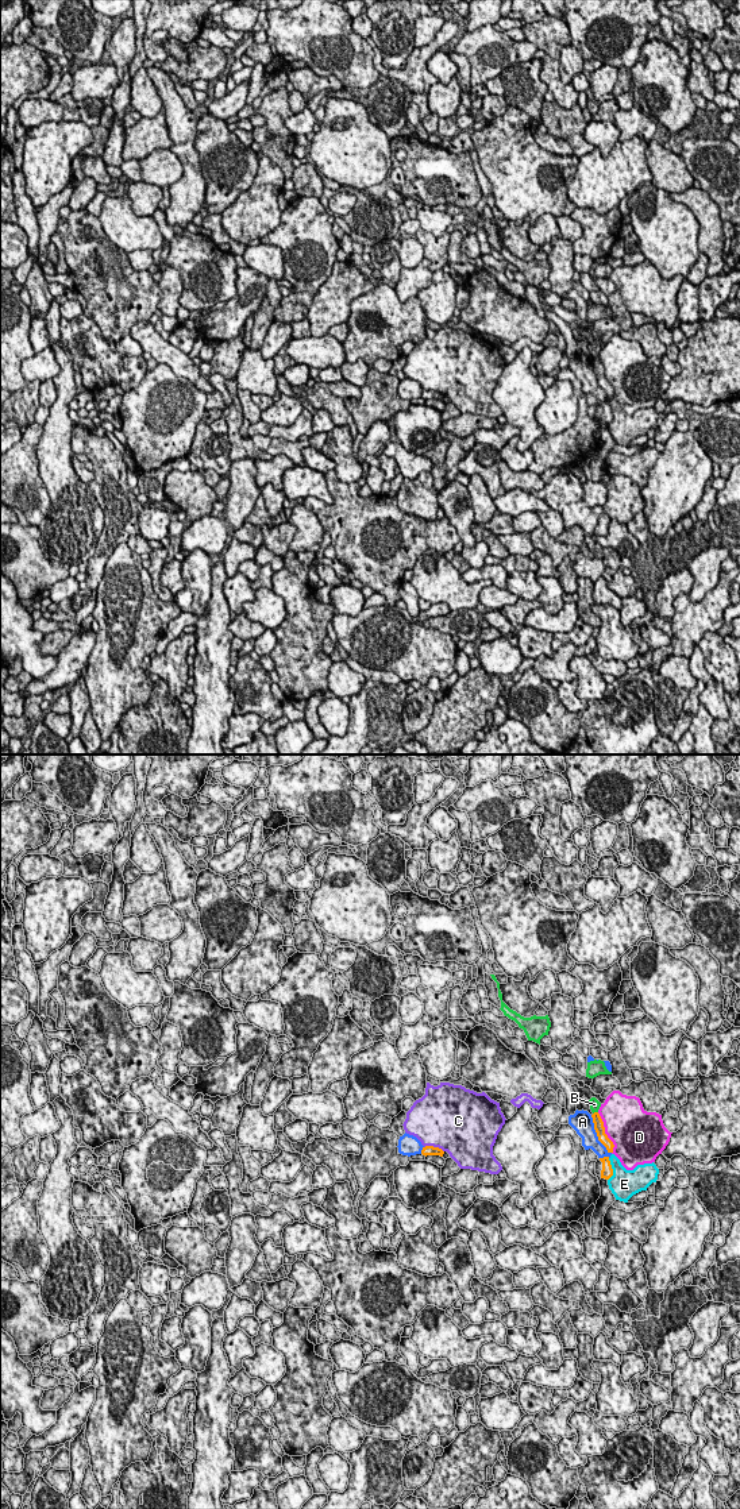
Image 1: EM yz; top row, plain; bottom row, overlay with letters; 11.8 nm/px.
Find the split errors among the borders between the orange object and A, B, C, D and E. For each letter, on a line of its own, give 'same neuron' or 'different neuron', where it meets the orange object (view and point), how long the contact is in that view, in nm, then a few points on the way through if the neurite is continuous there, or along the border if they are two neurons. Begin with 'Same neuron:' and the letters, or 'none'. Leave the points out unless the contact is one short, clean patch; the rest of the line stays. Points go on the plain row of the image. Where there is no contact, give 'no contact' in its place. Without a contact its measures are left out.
Same neuron: none
A: different neuron; contact yz (597, 378); length 500 nm
B: different neuron; contact yz (594, 357); length 70 nm; border yz (597, 355), (593, 358)
C: different neuron; contact yz (432, 390); length 240 nm
D: different neuron; contact yz (604, 377); length 550 nm
E: different neuron; contact yz (612, 413); length 280 nm; border yz (609, 402), (612, 420), (608, 424)

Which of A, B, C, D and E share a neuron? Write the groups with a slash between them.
A / B / C / D / E

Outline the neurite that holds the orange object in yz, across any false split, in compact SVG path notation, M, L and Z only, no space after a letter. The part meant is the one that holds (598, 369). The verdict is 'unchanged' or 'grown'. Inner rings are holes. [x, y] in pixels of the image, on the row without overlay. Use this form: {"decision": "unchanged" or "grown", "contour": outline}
{"decision": "unchanged", "contour": "M594 356L591 359L593 362L593 367L594 367L594 374L597 377L598 385L606 391L608 397L613 397L613 386L608 382L608 379L605 378L605 371L604 371L604 366L600 360L598 356Z"}

